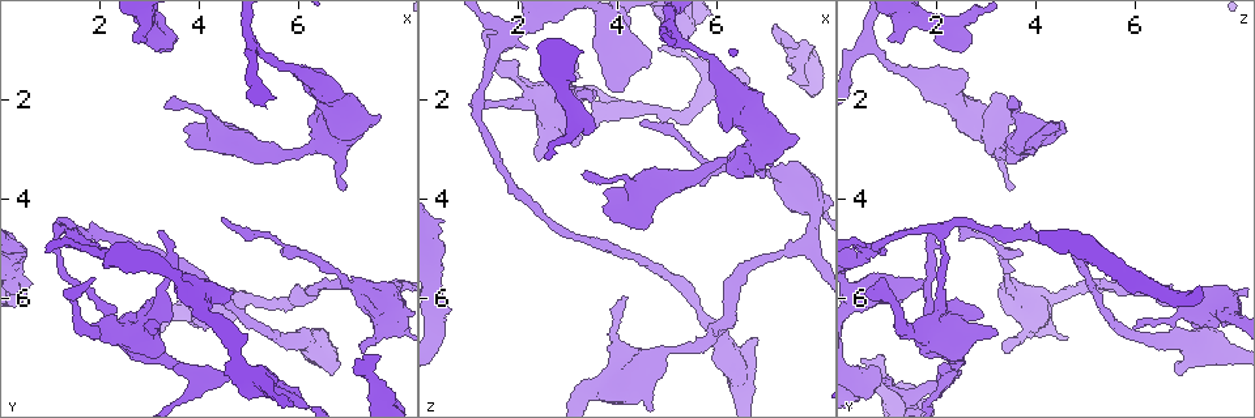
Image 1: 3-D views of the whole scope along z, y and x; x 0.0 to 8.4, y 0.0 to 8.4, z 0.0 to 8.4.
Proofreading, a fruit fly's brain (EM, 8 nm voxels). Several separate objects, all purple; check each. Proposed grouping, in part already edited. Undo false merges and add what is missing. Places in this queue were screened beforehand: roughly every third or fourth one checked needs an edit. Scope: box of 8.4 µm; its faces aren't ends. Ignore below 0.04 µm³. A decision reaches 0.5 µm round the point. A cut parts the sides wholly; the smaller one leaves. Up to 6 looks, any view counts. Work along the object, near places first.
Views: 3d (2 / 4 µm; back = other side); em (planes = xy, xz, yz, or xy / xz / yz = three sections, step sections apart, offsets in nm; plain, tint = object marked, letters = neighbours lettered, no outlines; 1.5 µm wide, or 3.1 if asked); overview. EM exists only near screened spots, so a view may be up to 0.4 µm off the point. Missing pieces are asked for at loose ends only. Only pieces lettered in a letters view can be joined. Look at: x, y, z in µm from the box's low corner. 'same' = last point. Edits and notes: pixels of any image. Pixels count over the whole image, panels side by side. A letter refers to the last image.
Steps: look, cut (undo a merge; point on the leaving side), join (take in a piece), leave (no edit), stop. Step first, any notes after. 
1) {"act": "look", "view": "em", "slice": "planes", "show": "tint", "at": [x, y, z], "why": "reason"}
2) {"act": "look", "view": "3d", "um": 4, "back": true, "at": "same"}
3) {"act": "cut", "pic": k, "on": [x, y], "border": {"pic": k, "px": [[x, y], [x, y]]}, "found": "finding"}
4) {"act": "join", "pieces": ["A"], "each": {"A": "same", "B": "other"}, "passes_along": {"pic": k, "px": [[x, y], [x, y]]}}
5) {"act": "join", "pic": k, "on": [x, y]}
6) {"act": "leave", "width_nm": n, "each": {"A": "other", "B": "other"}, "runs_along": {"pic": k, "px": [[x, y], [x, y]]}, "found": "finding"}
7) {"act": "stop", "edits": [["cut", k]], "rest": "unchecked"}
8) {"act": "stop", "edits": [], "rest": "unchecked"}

{"act": "look", "view": "3d", "um": 4, "at": [5.35, 7.50, 2.35], "why": "abrupt turn"}

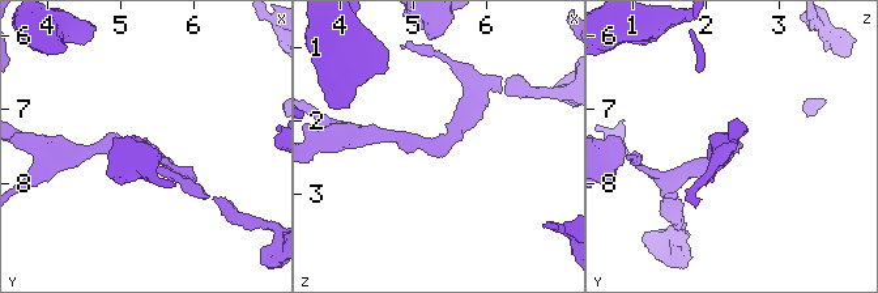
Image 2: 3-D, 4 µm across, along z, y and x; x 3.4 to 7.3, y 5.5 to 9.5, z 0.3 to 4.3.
{"act": "look", "view": "em", "slice": "yz", "step": 8, "show": "letters", "at": [5.35, 7.50, 2.40]}

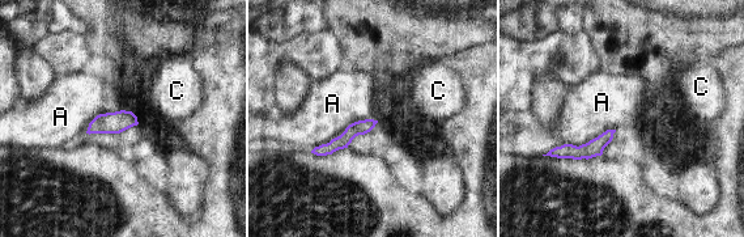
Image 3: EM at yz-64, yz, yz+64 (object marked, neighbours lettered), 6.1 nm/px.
{"act": "leave", "longest_contact_nm": ["A", 440], "each": {"A": "other", "C": "other"}, "border": {"pic": 3, "px": [[373, 118], [352, 122], [310, 151]]}, "found": "one neuron here"}

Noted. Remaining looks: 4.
{"act": "look", "view": "em", "slice": "planes", "show": "letters", "at": [6.95, 3.75, 3.60], "why": "free end"}

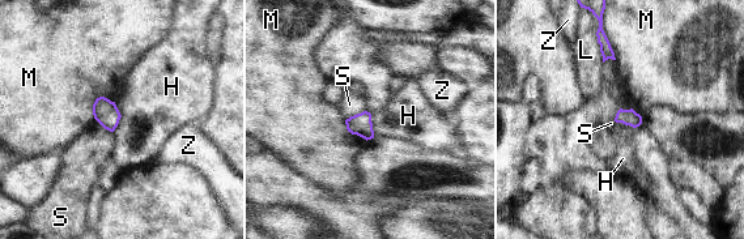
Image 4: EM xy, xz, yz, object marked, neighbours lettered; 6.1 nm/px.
{"act": "leave", "width_nm": 100, "each": {"H": "other", "L": "other", "M": "other", "S": "other", "Z": "other"}, "border": {"pic": 4, "px": [[114, 101], [98, 97], [94, 119]]}, "found": "no lettered piece goes on from it"}

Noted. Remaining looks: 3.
{"act": "look", "view": "em", "slice": "planes", "show": "letters", "at": [7.15, 5.70, 3.50], "why": "calibre changes"}

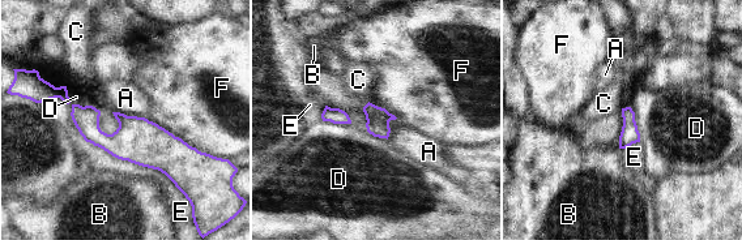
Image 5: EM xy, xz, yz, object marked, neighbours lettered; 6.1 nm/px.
{"act": "leave", "width_nm": 140, "each": {"A": "other", "B": "other", "C": "other", "D": "other", "E": "other", "F": "other"}, "runs_along": {"pic": 5, "px": [[60, 93], [107, 142], [200, 158]]}, "found": "one neuron here"}

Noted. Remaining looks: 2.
{"act": "stop", "edits": [], "rest": "unchecked"}

